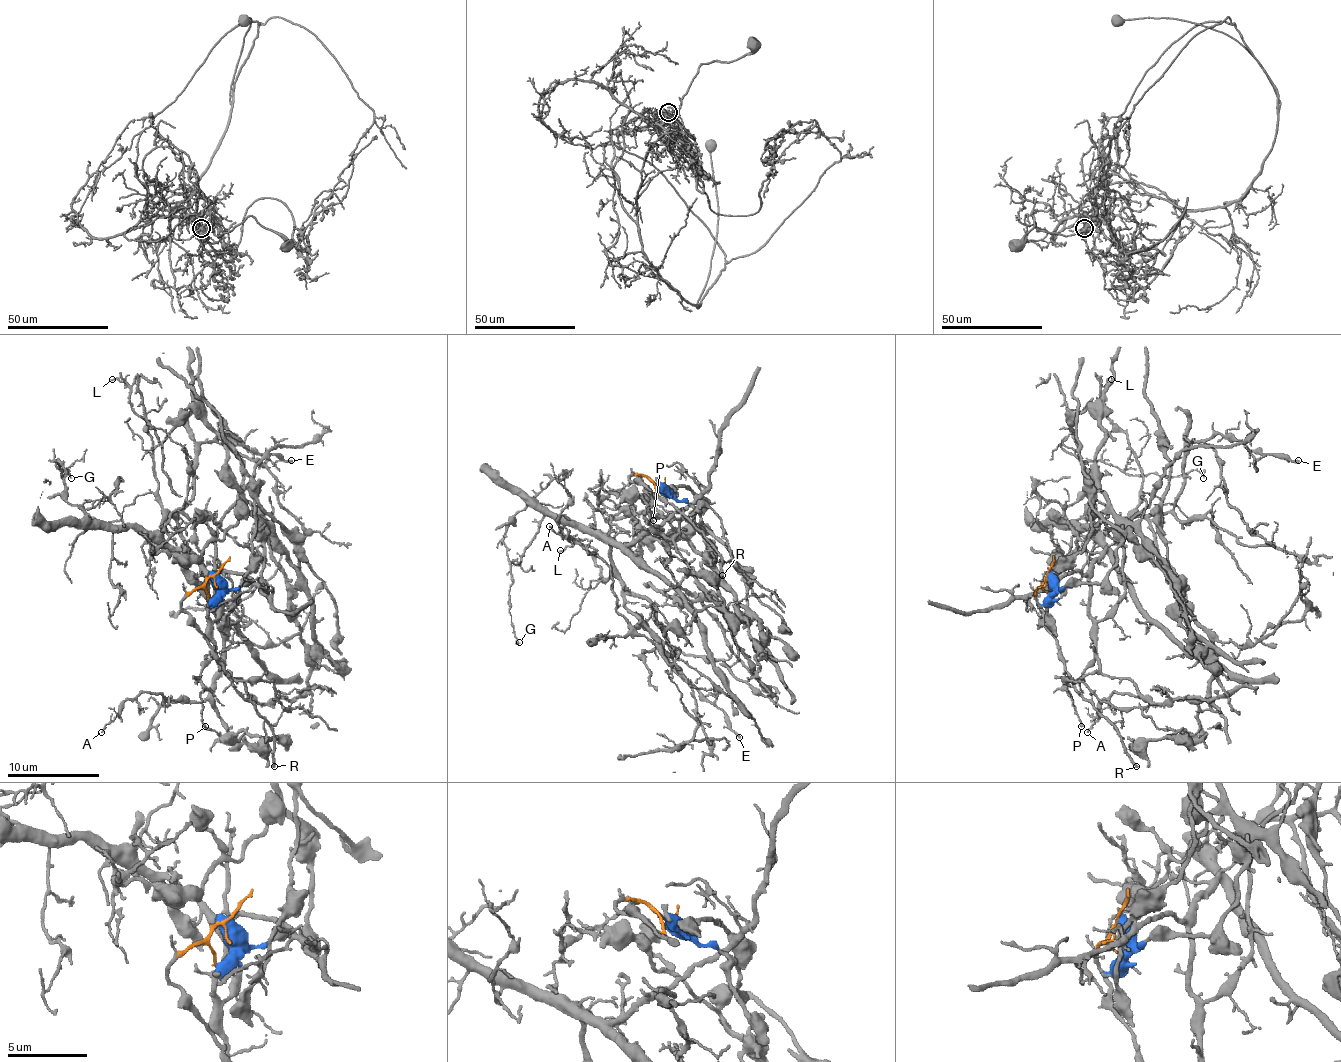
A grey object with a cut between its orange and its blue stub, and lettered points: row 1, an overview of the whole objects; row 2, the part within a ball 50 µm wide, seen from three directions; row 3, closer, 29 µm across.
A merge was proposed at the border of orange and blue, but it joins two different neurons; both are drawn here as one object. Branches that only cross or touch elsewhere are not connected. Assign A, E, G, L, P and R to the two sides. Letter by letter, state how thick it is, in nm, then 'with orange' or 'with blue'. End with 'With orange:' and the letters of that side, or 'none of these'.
A: 140 nm | with blue
E: 180 nm | with blue
G: 150 nm | with blue
L: 120 nm | with blue
P: 170 nm | with blue
R: 240 nm | with orange
With orange: R

